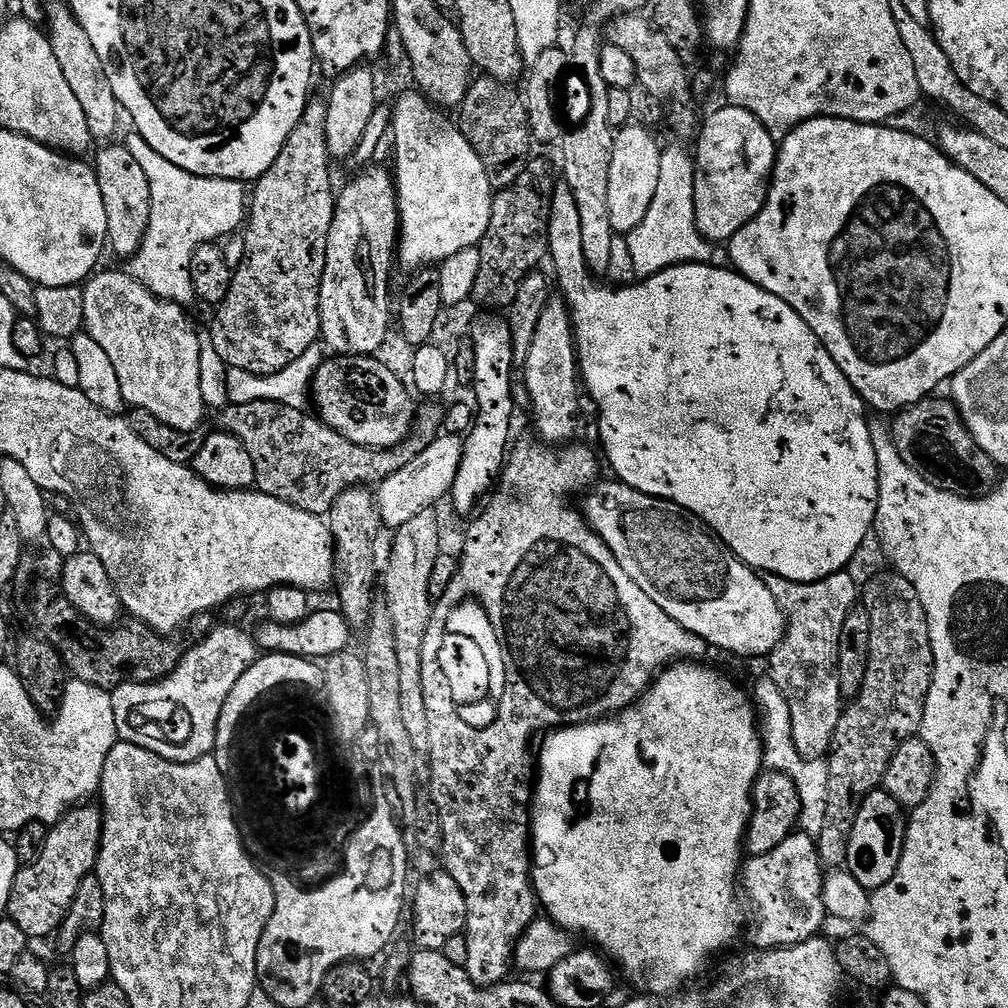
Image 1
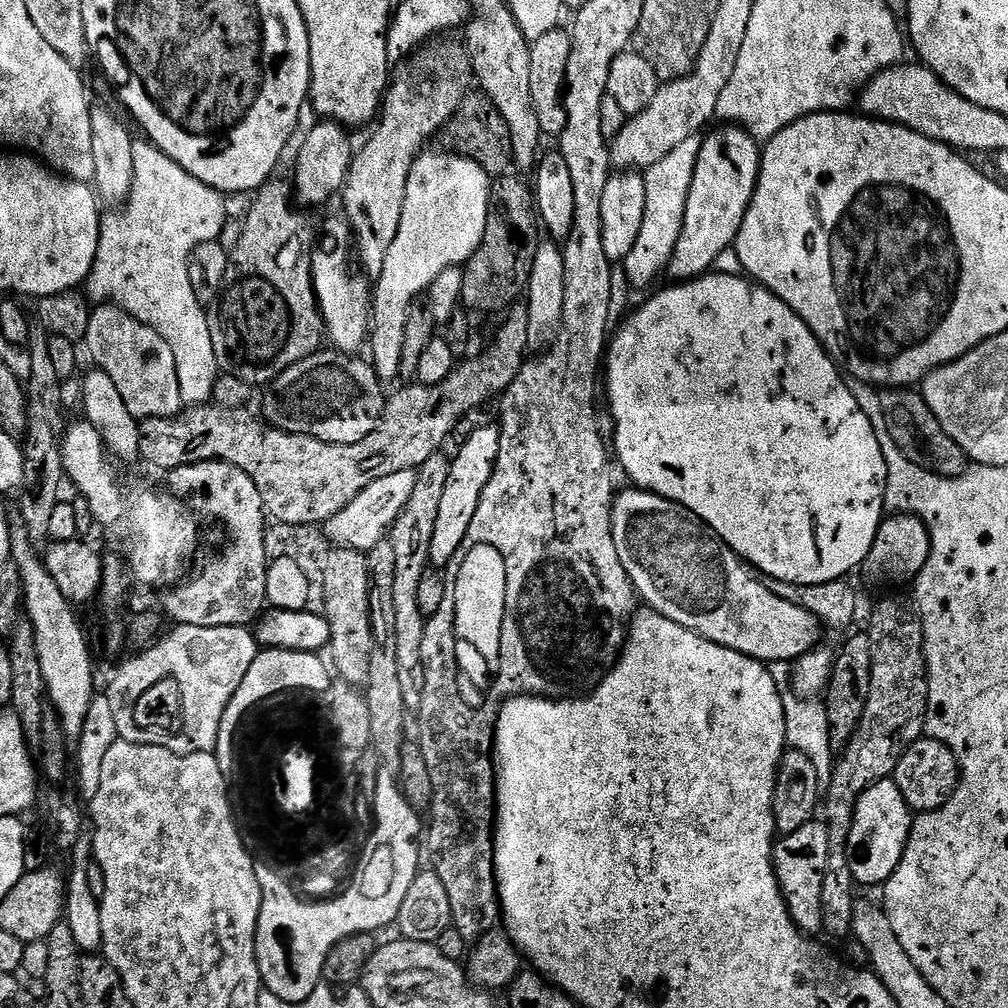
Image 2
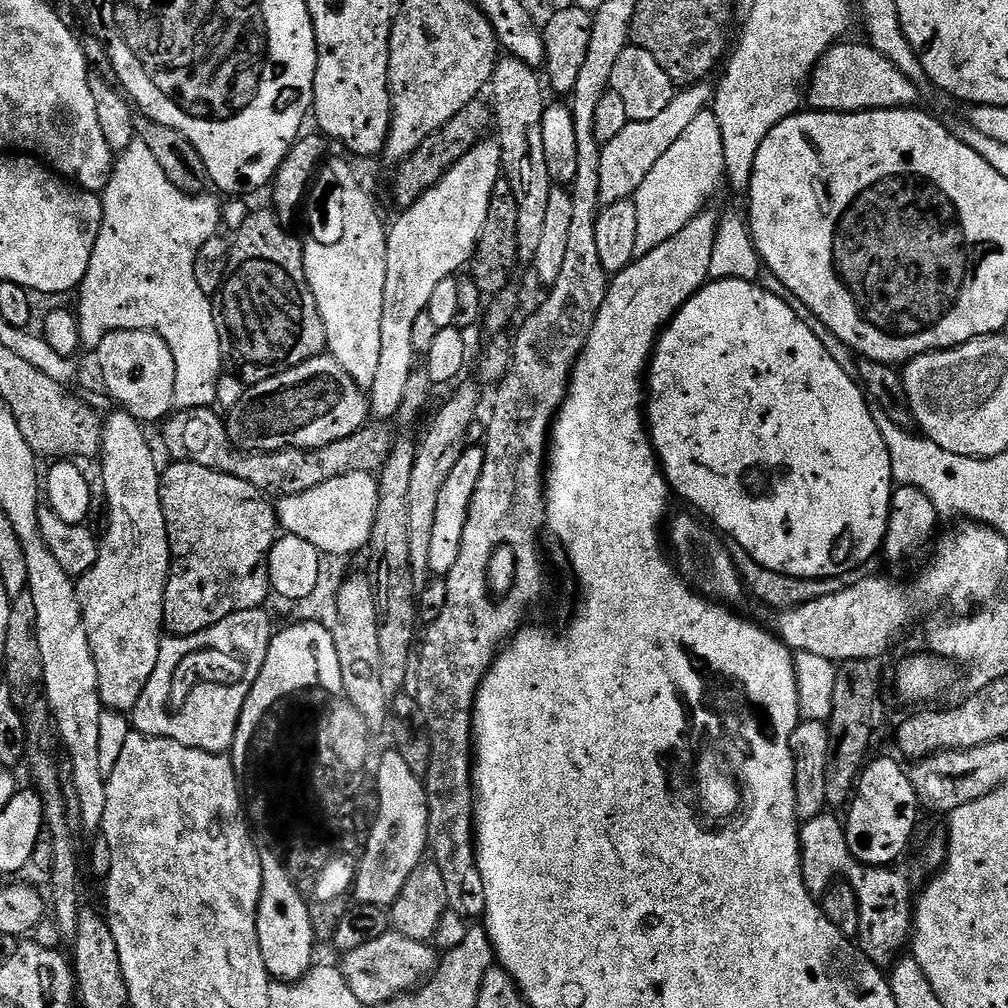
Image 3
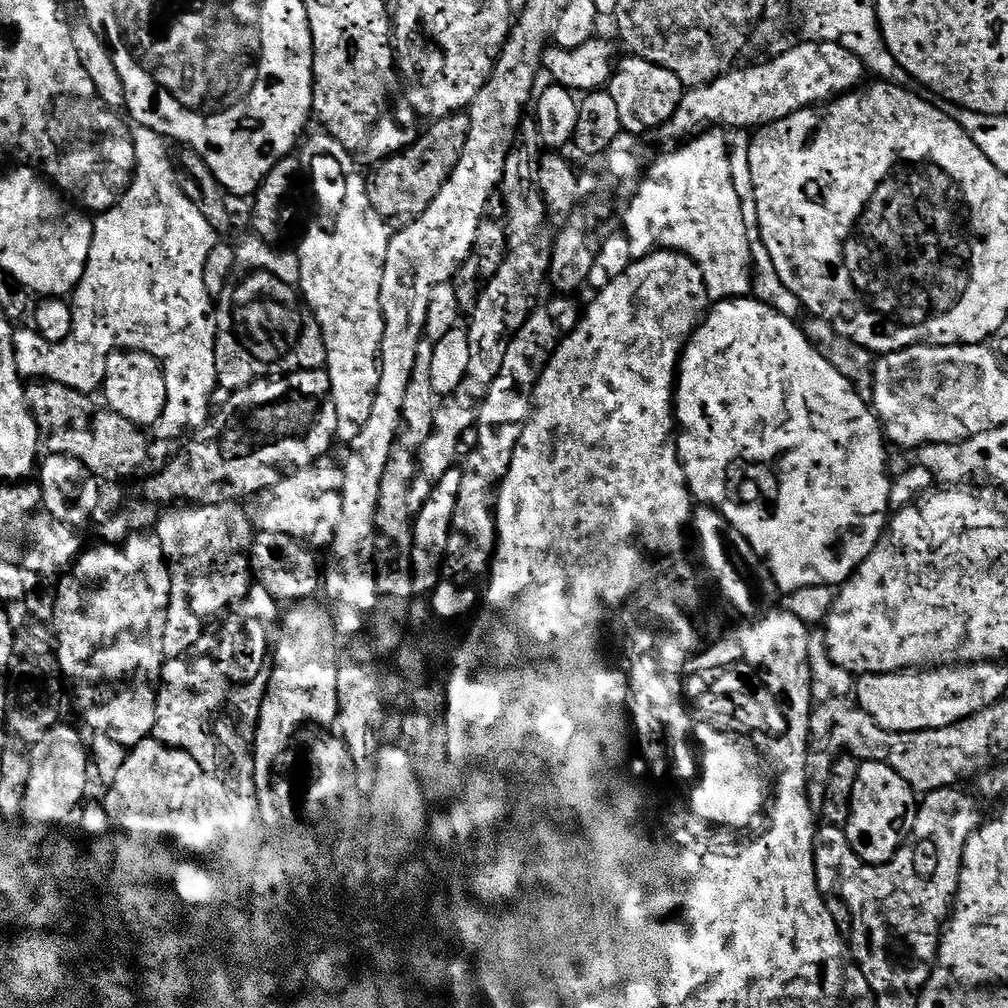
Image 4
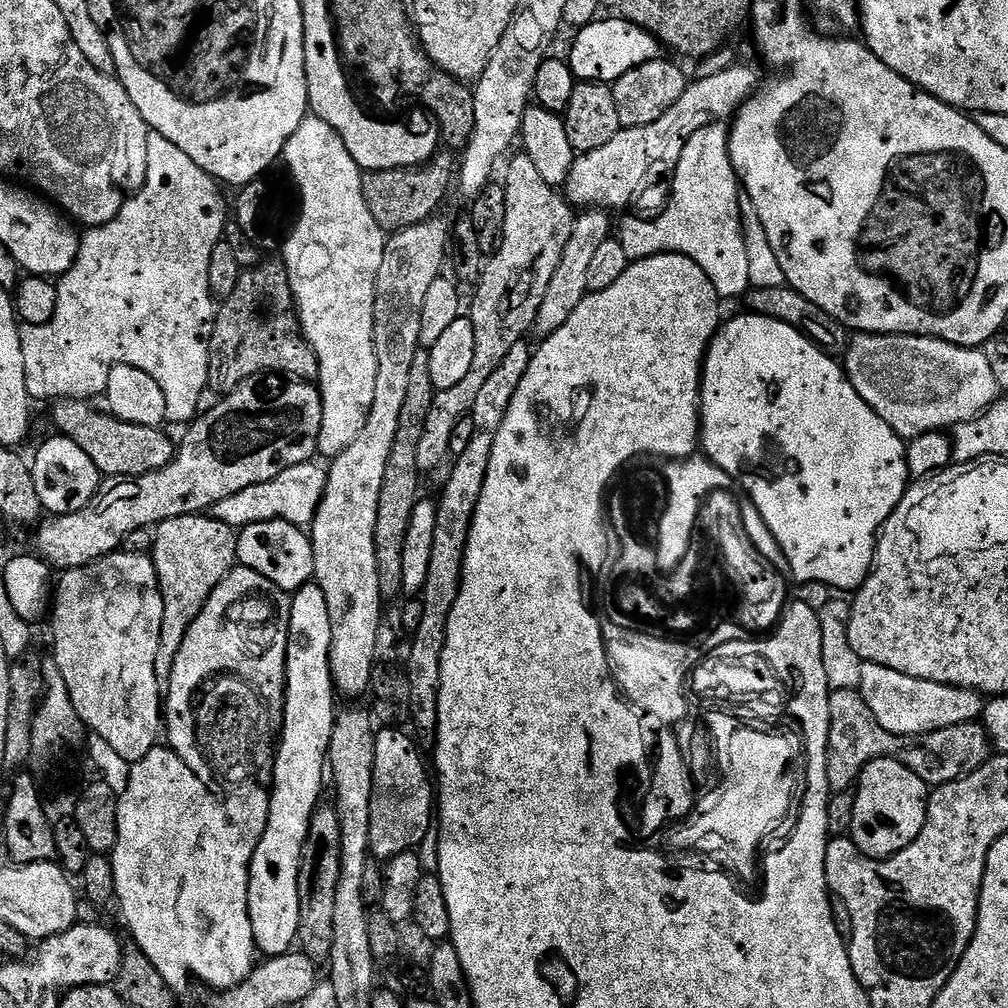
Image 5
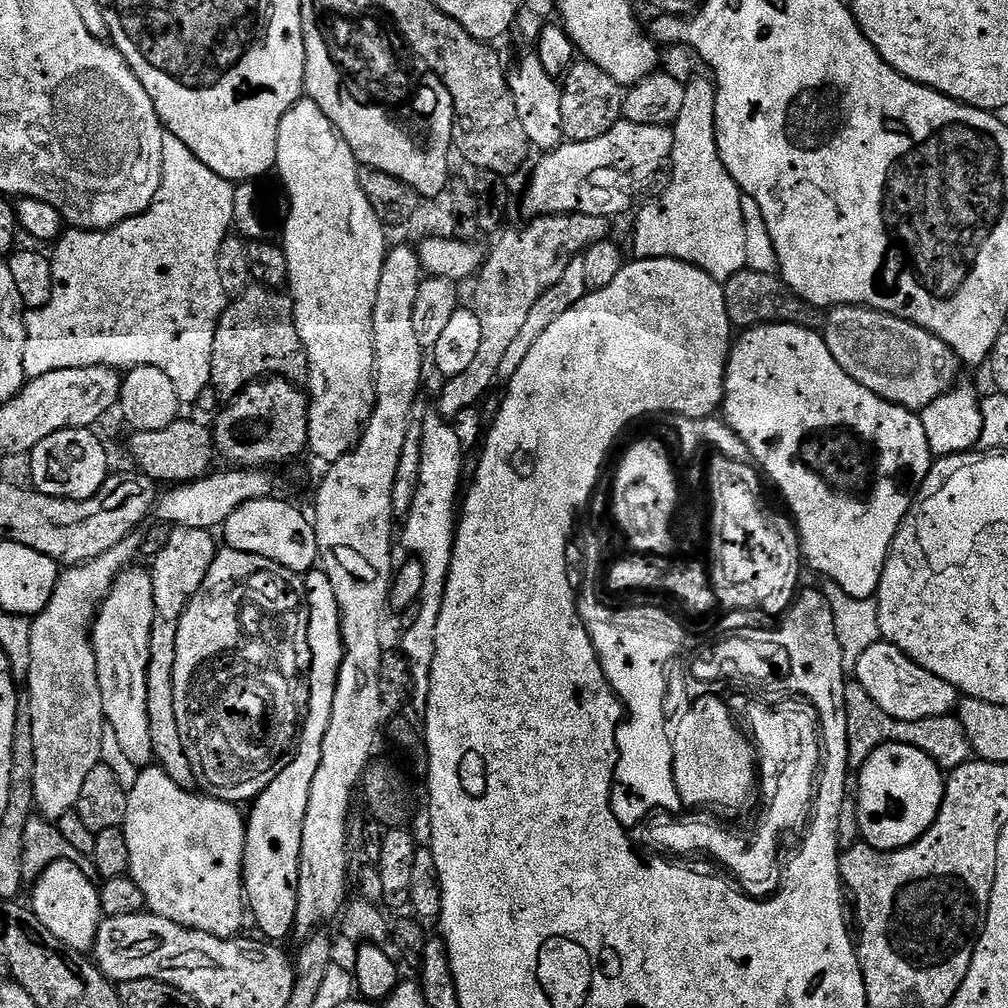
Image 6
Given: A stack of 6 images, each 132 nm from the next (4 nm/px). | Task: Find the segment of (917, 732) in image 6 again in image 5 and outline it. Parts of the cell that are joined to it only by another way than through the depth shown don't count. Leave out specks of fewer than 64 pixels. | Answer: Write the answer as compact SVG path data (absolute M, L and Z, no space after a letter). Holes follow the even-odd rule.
M855 688L835 690L830 695L830 722L826 726L826 753L828 756L828 791L849 791L857 783L858 774L872 760L898 759L908 769L919 771L919 774L930 786L949 784L969 776L974 770L982 767L990 759L990 741L980 722L959 724L929 732L925 737L916 739L910 736L898 736L885 730L876 721ZM920 744L926 756L920 761ZM989 748L989 752L988 752Z

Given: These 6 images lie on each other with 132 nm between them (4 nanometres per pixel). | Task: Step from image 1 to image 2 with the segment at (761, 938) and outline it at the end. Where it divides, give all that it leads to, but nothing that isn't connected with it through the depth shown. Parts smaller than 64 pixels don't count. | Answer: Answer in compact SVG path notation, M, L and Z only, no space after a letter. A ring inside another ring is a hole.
M813 818L802 830L794 834L780 836L774 844L774 863L776 877L784 892L784 901L788 903L788 913L802 930L807 929L808 904L818 906L822 902L822 882L828 869L830 858L830 834L823 819Z

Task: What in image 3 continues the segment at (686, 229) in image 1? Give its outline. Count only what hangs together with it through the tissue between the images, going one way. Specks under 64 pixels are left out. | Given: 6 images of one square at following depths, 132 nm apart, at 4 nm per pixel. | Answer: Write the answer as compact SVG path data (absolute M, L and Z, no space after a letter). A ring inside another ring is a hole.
M710 110L702 111L690 126L686 126L682 138L654 162L654 170L646 174L642 186L638 186L634 203L638 210L637 257L650 254L662 242L674 238L698 213L705 211L708 199L722 184L724 155L722 154L722 130L718 130L718 118Z

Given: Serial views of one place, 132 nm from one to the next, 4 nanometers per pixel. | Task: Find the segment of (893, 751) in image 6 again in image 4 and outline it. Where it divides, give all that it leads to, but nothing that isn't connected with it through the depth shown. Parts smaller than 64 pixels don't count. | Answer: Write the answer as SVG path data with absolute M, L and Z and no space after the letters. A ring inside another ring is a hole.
M876 761L861 763L854 784L852 810L846 825L848 841L865 864L885 864L895 858L916 821L918 796L890 766Z

